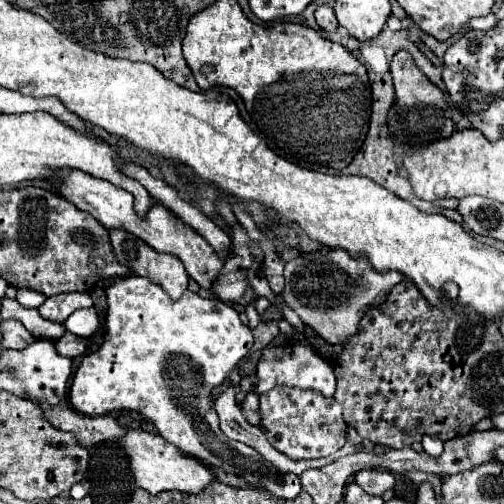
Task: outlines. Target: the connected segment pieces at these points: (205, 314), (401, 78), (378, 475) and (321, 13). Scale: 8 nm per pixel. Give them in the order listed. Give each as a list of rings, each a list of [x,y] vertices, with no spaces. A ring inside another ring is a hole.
[[[135,274],[116,279],[105,292],[107,312],[103,342],[97,350],[83,356],[73,376],[68,394],[73,410],[81,412],[83,416],[103,416],[113,410],[139,412],[145,420],[153,422],[159,434],[175,444],[181,452],[195,456],[207,466],[243,476],[251,486],[265,488],[275,498],[293,500],[301,492],[299,476],[275,470],[275,466],[271,466],[271,462],[267,462],[251,446],[235,440],[231,442],[219,430],[219,418],[213,406],[213,390],[227,380],[235,364],[253,346],[251,328],[239,320],[237,310],[221,300],[203,298],[191,290],[185,290],[179,300],[171,302],[171,296],[163,292],[161,286],[155,286],[147,278]]]
[[[399,50],[391,60],[391,76],[395,86],[395,102],[389,110],[389,134],[401,144],[407,146],[427,146],[431,142],[437,142],[441,138],[447,138],[453,134],[453,122],[451,114],[447,112],[449,104],[445,94],[423,76],[423,72],[415,66],[409,52]]]
[[[369,468],[369,470],[359,470],[355,474],[355,482],[369,494],[381,496],[385,490],[393,488],[395,478],[389,470],[379,470],[379,468]]]
[[[323,4],[323,6],[319,6],[319,8],[315,10],[315,18],[317,18],[319,28],[321,28],[323,32],[327,32],[327,34],[333,34],[333,32],[339,28],[337,18],[335,18],[335,14],[333,14],[333,8],[327,6],[327,4]]]

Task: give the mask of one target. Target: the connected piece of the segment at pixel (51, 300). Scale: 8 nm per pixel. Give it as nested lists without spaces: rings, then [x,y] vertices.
[[[67,292],[67,294],[49,296],[39,306],[39,314],[47,320],[53,320],[53,322],[65,322],[69,318],[69,314],[73,314],[75,310],[85,308],[85,306],[93,306],[93,300],[89,294]]]

